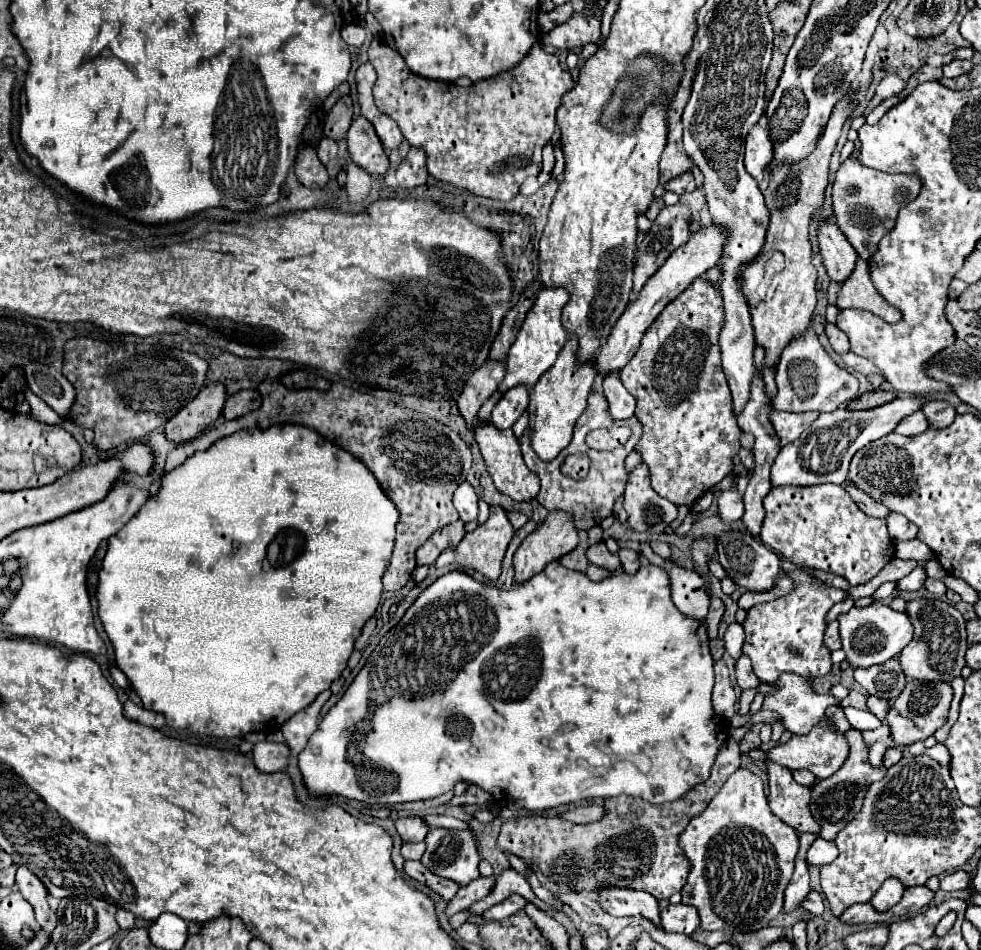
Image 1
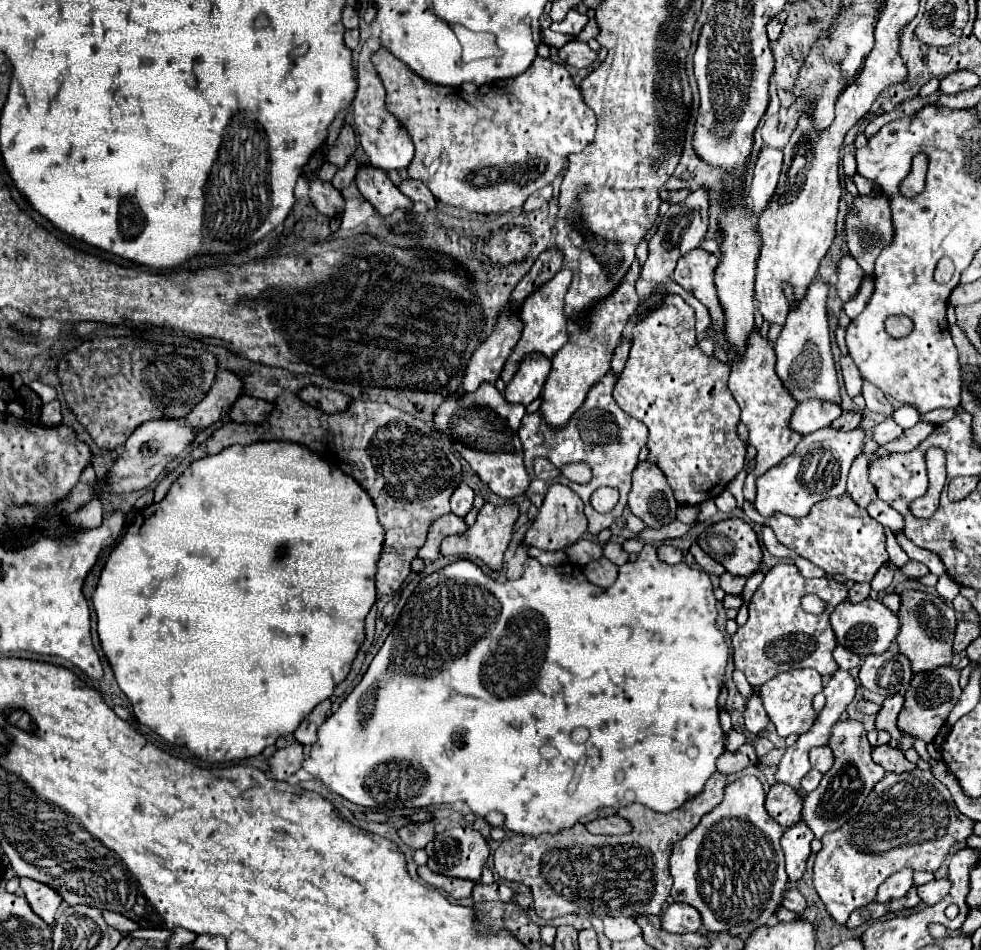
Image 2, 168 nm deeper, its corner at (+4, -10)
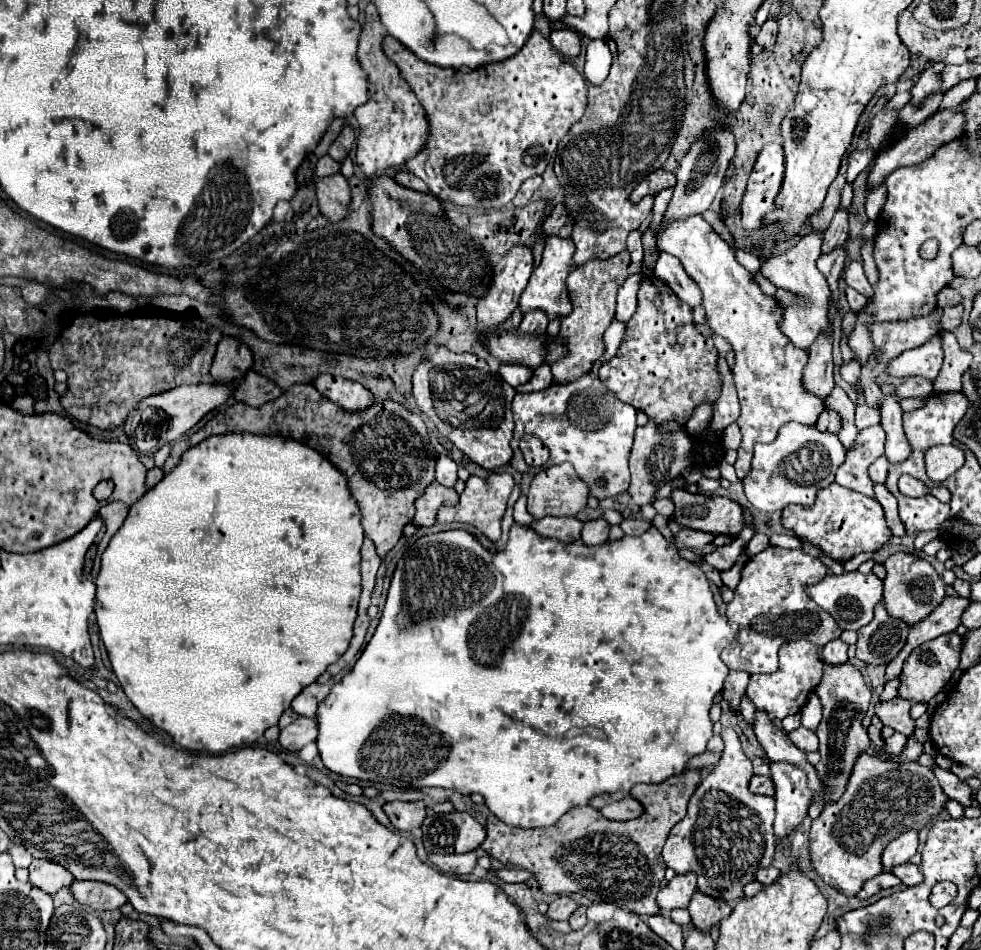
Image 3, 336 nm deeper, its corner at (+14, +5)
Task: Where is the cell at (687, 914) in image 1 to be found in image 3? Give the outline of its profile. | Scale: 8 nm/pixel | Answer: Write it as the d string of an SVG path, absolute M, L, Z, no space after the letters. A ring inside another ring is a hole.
M693 872L687 874L677 874L667 888L663 888L657 896L657 904L661 906L663 914L669 914L673 908L687 908L691 894L697 888L697 876Z

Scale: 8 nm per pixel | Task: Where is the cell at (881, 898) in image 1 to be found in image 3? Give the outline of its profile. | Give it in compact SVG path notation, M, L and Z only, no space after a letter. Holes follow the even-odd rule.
M905 830L901 836L897 836L893 842L887 844L887 848L883 850L883 866L885 872L891 872L893 866L897 864L905 864L919 846L919 838L917 838L917 830Z

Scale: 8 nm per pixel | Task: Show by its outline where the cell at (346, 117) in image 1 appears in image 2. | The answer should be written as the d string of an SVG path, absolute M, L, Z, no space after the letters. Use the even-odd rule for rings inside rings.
M345 123L341 127L341 133L337 137L337 141L333 143L333 147L329 149L327 153L327 159L337 165L337 167L343 167L347 163L347 157L355 151L355 131L349 123Z

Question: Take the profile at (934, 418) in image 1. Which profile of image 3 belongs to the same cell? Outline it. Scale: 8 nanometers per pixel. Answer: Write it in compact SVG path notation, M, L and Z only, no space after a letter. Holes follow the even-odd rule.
M881 424L861 430L853 448L847 450L845 462L837 468L837 484L875 498L874 485L869 480L869 466L883 454L883 446L885 430Z

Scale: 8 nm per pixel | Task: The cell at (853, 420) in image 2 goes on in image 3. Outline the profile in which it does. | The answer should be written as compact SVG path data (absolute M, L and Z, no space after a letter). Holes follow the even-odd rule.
M827 408L827 410L821 412L821 416L819 416L819 420L817 420L815 426L821 432L833 432L833 434L837 434L841 430L841 416L837 412L833 412L833 410Z

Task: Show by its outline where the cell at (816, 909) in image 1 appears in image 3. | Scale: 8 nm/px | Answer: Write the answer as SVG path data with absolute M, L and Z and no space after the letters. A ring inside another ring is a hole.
M775 866L761 868L761 872L757 872L757 882L761 882L761 884L773 884L779 876L781 876L781 872Z

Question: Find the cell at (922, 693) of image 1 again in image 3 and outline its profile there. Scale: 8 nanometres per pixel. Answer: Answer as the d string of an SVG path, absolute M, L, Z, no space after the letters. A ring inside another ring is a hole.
M951 632L951 634L939 636L937 640L925 642L919 648L915 648L903 664L899 696L913 700L913 702L929 702L951 680L953 672L957 670L959 656L961 656L961 642L963 638L957 632Z

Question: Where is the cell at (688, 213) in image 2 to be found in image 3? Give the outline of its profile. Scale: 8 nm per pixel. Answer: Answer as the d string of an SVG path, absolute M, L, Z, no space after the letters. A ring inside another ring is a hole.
M727 126L715 128L707 136L695 140L691 144L691 148L687 150L685 158L681 160L681 166L675 174L677 176L675 194L667 206L667 212L665 212L663 222L657 228L657 232L661 232L663 226L667 226L671 220L683 220L685 216L705 212L711 206L711 202L715 200L715 194L719 192L719 188L725 184L725 172L727 172L727 166L733 156L735 156L735 134Z

